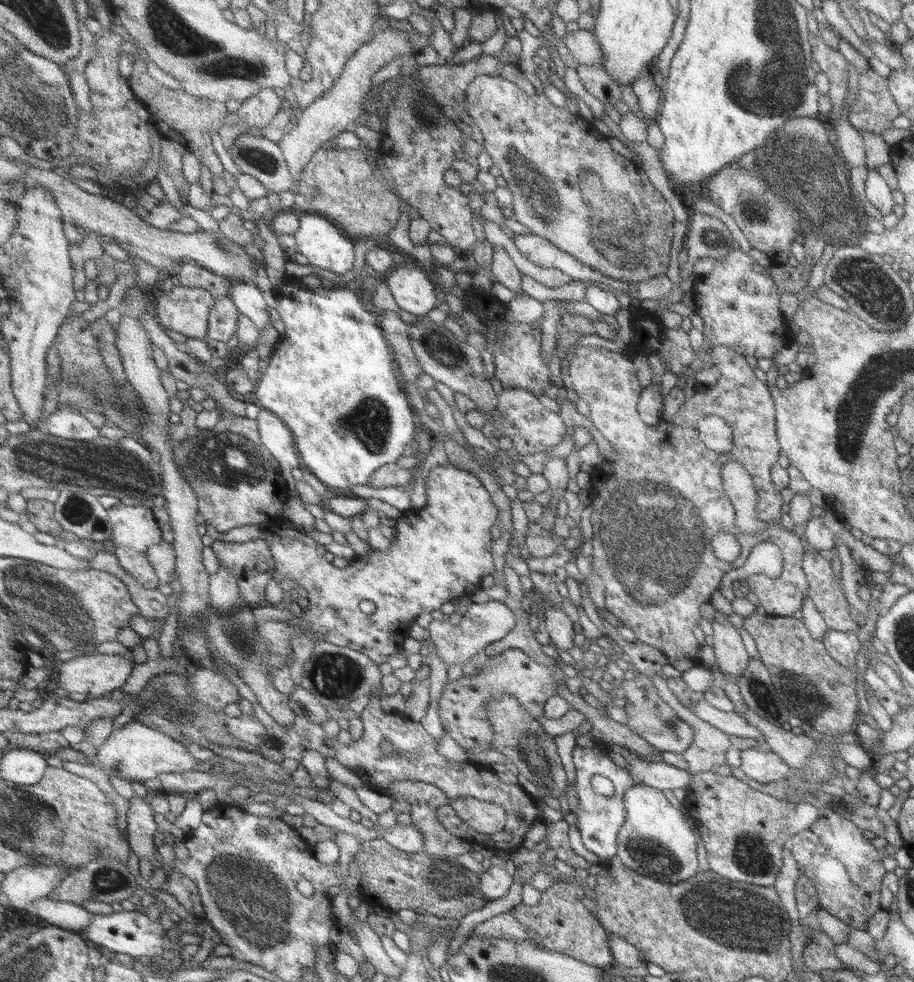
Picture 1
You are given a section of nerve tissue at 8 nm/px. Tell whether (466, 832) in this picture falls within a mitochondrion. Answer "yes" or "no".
no

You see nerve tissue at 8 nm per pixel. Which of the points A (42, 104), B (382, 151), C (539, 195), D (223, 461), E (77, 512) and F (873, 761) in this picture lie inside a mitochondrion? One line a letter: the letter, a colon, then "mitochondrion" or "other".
A: mitochondrion
B: other
C: mitochondrion
D: mitochondrion
E: mitochondrion
F: other

